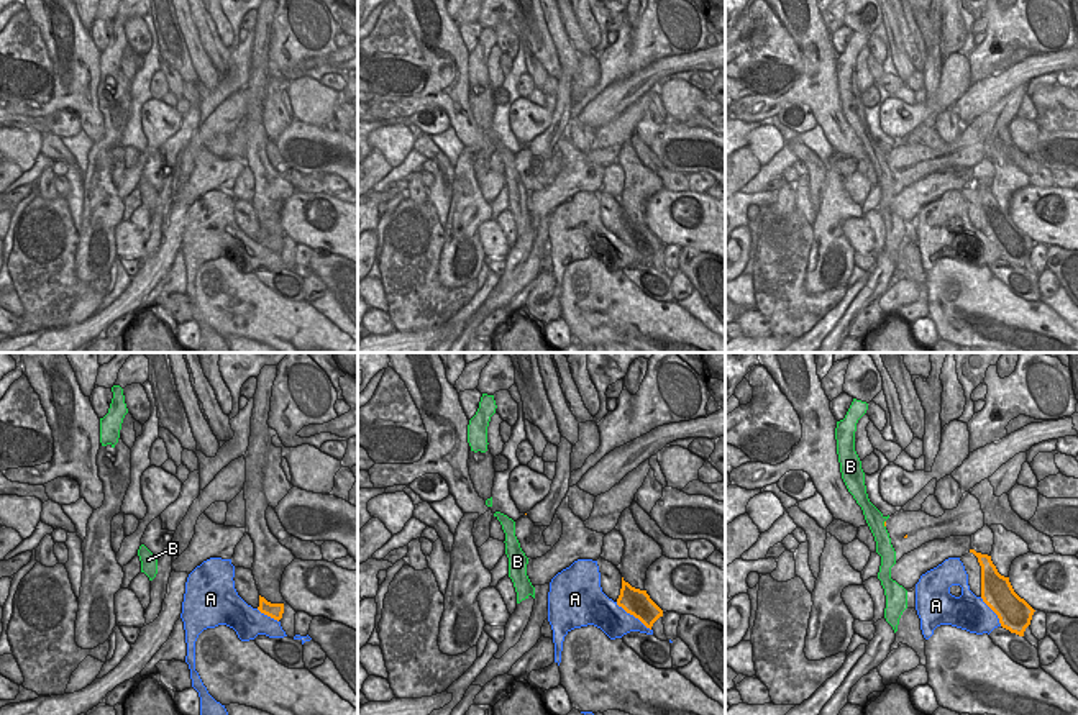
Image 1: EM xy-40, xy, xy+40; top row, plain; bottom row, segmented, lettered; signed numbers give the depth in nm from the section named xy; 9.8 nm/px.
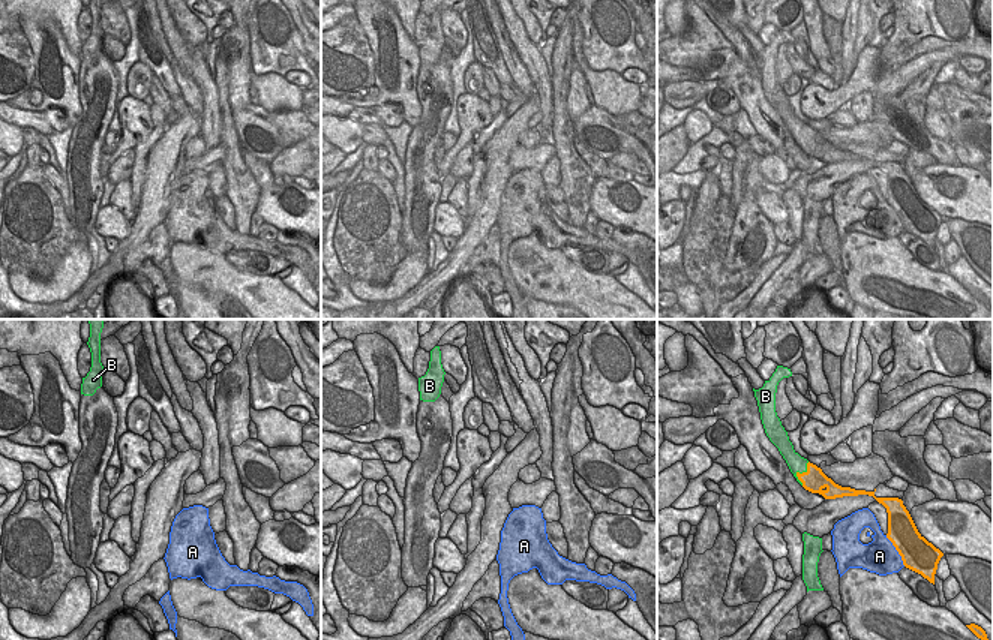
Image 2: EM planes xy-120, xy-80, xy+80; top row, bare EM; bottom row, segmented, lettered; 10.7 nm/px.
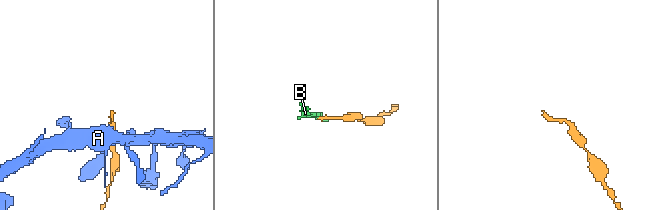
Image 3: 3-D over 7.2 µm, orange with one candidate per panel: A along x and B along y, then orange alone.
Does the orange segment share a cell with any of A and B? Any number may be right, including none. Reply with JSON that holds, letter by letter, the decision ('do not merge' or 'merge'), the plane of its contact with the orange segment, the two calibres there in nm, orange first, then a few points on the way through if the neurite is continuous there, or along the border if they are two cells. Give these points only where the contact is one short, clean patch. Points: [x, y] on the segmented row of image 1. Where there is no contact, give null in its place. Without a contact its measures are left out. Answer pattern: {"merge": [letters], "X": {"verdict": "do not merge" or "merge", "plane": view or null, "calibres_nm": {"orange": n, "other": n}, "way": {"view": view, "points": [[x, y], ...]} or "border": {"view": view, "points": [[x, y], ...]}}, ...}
{"merge": [], "A": {"verdict": "do not merge", "plane": "xy", "calibres_nm": {"orange": 260, "other": 300}}, "B": {"verdict": "do not merge", "plane": "xy+40", "calibres_nm": {"orange": 30, "other": 170}, "border": {"view": "xy+40", "points": [[885, 520], [885, 527]]}}}

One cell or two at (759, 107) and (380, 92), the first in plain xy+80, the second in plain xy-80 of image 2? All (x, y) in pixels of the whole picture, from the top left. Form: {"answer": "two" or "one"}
{"answer": "one"}

